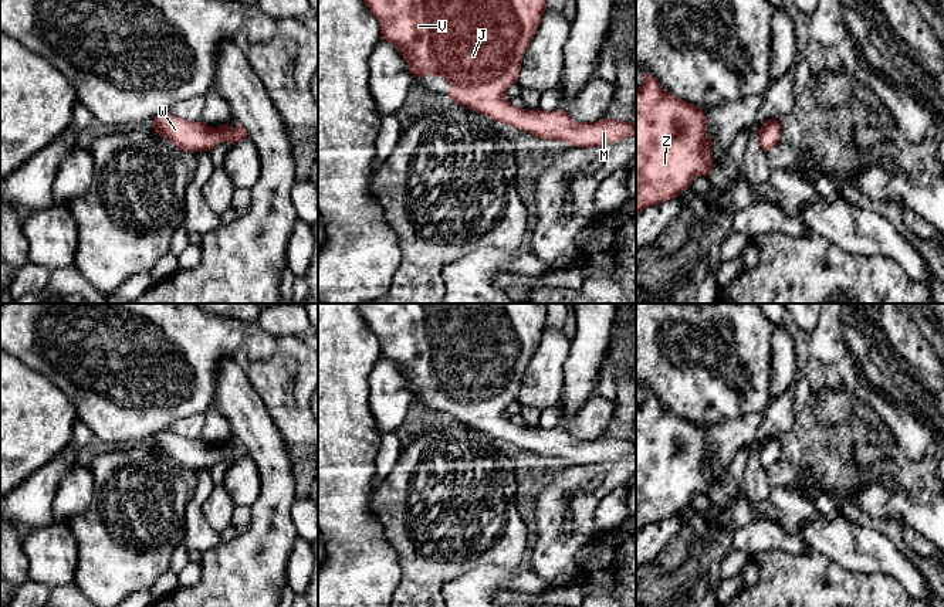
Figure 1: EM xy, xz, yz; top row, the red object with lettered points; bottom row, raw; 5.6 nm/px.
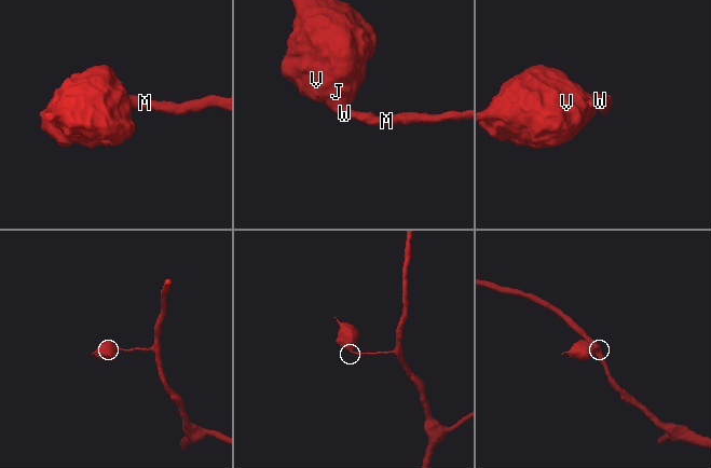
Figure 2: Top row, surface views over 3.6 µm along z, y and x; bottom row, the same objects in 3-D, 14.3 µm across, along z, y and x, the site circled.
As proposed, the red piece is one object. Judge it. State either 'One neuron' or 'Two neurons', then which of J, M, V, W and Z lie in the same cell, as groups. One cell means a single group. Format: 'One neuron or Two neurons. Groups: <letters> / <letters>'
One neuron. Groups: J M V W Z

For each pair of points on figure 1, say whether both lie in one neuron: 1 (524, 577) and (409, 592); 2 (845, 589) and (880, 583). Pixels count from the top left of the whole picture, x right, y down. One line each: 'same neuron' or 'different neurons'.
1: different neurons
2: same neuron

